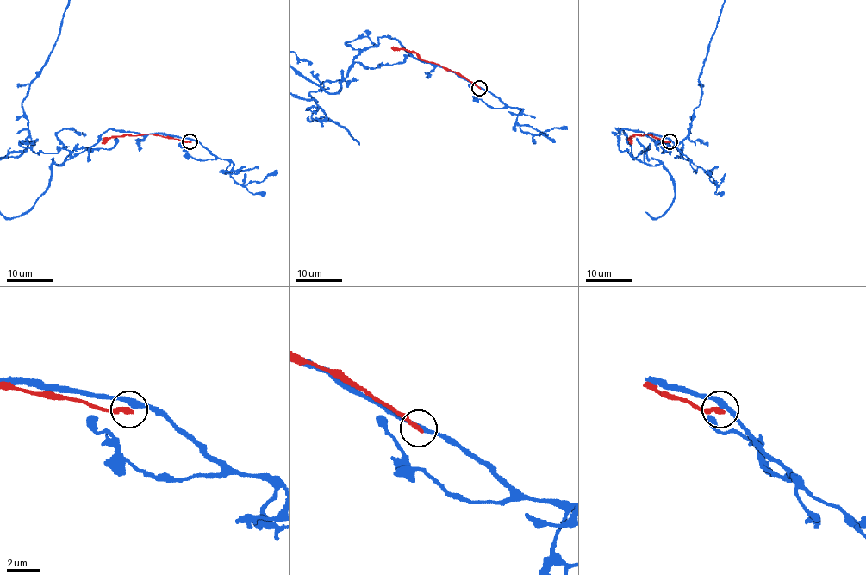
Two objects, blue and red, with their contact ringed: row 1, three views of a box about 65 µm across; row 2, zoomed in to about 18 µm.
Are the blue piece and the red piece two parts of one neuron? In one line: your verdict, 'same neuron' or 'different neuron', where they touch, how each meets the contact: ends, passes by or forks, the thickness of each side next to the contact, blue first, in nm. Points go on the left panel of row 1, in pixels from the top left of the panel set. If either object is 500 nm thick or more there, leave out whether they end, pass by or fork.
different neuron; place (190, 141); blue passes by; red ends; calibres 300 and 320 nm

